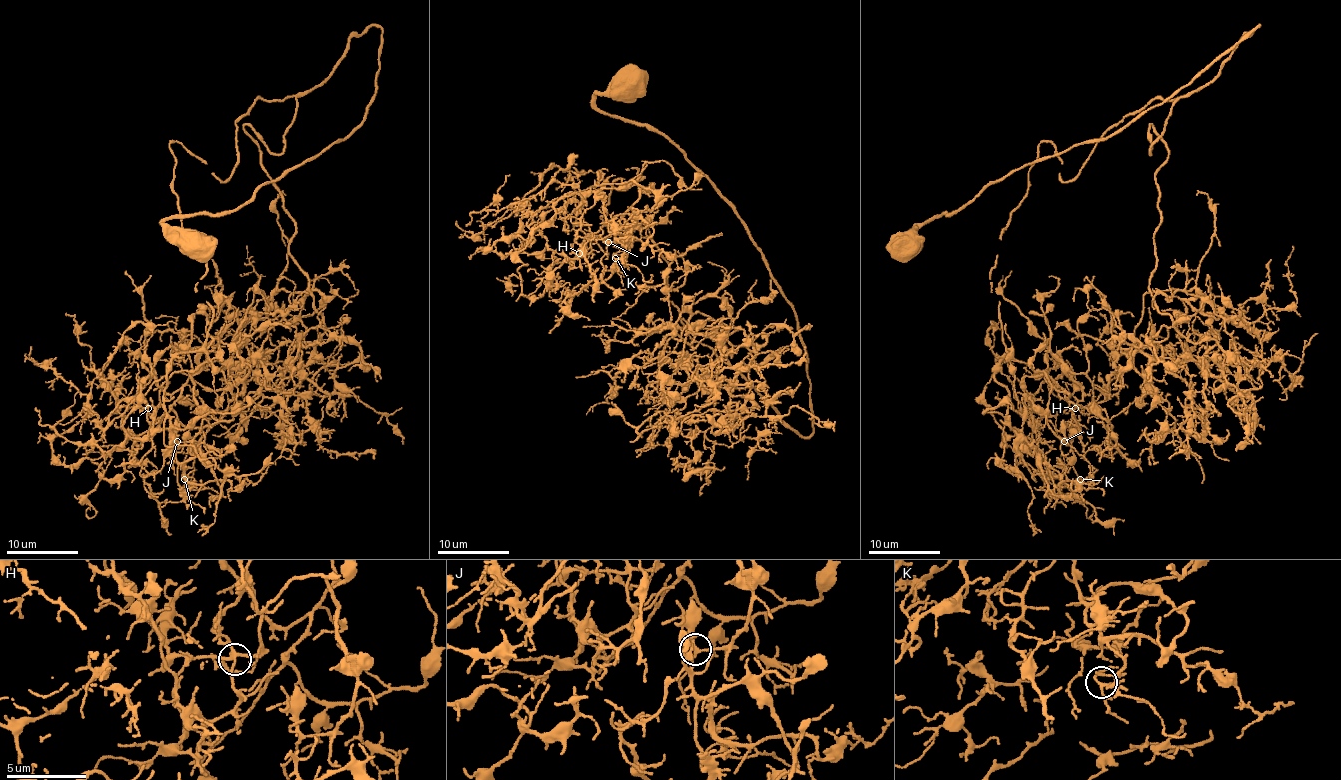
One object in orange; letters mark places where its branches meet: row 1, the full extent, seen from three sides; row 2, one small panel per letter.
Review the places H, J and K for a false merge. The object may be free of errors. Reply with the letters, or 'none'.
none

